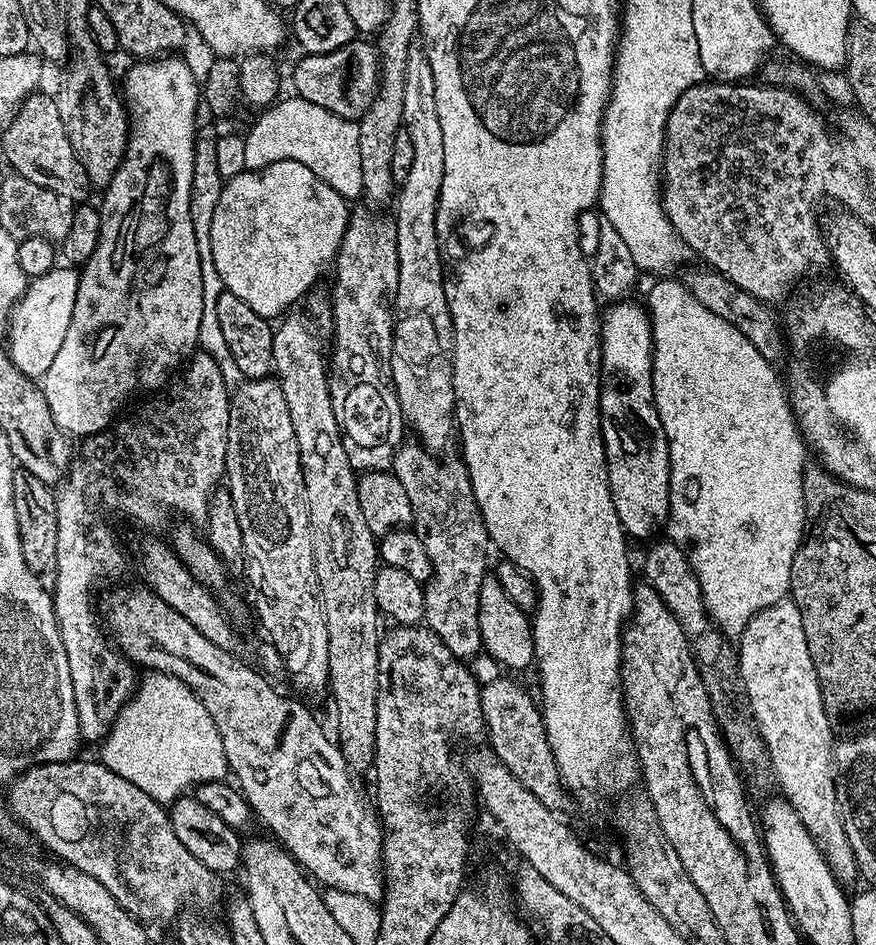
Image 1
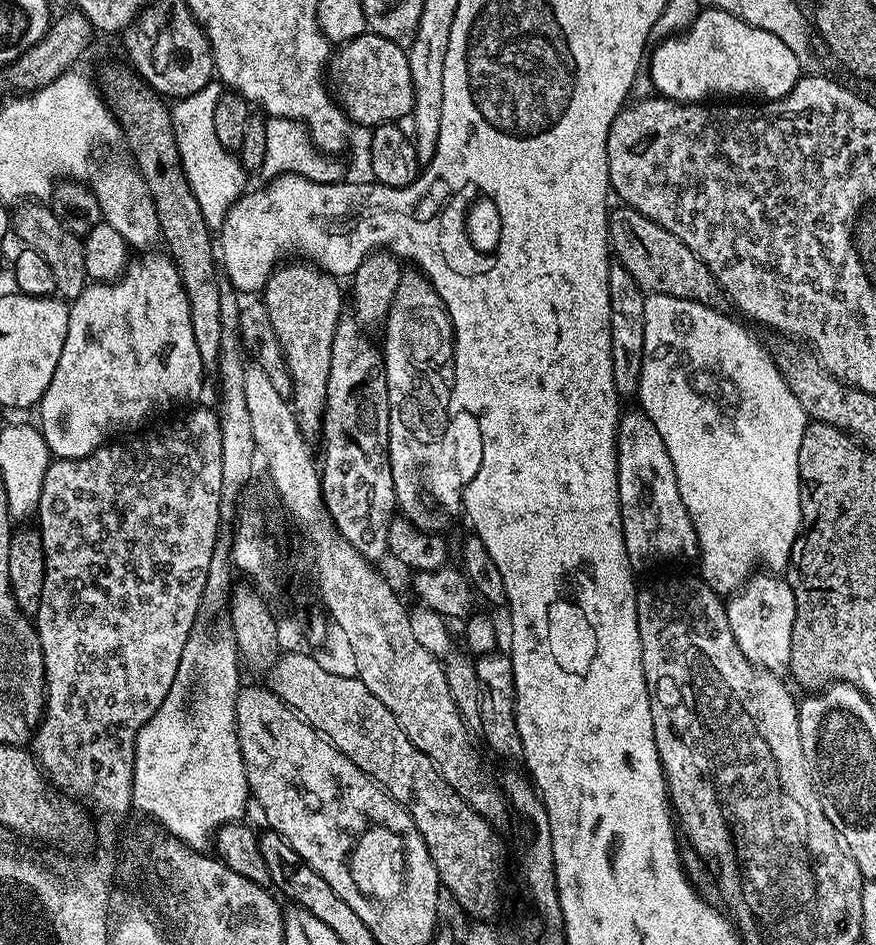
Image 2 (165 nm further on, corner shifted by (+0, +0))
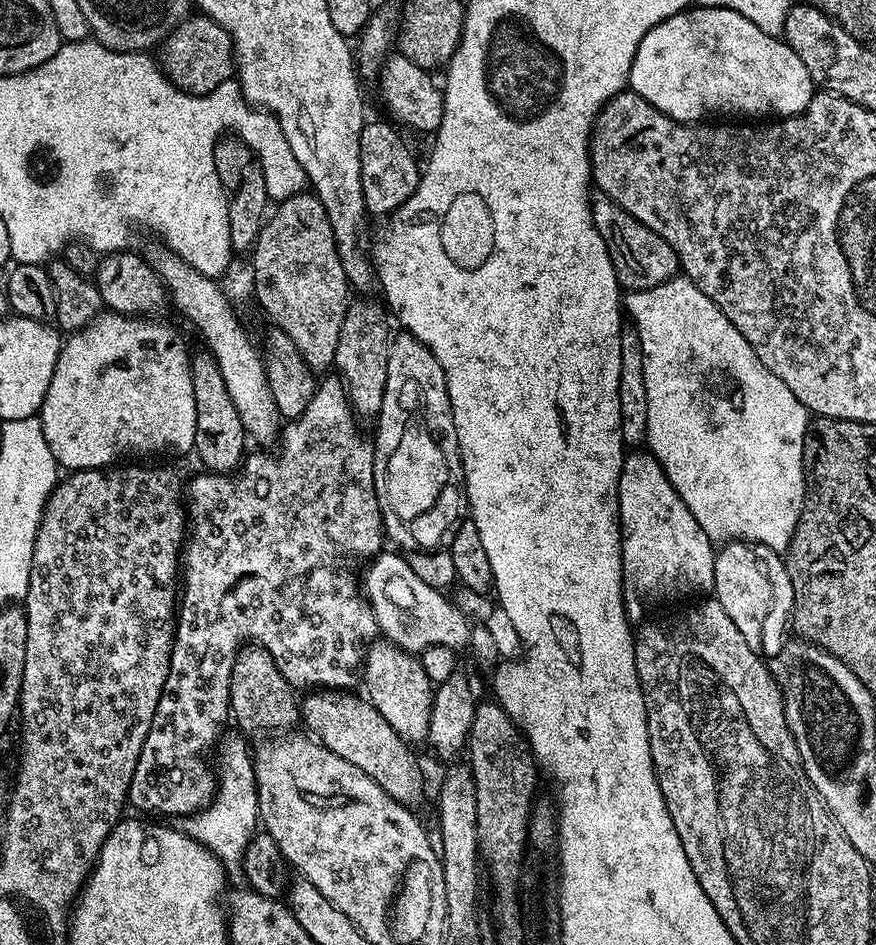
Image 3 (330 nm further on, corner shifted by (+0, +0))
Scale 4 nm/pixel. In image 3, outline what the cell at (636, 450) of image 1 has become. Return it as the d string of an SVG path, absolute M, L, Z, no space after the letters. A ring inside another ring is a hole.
M634 450L625 455L618 482L620 503L620 545L624 571L624 602L629 613L635 614L643 600L672 600L675 596L692 596L695 592L708 594L715 589L714 562L717 549L712 548L713 537L698 526L698 518L690 514L686 502L670 486L662 466L647 451Z

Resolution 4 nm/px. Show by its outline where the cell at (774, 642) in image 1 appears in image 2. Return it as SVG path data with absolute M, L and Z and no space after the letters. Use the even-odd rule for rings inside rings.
M776 574L760 575L764 576L753 575L727 601L730 628L734 632L739 649L750 663L768 671L778 672L790 662L796 599L792 593L792 585L787 579L780 580L784 578Z

